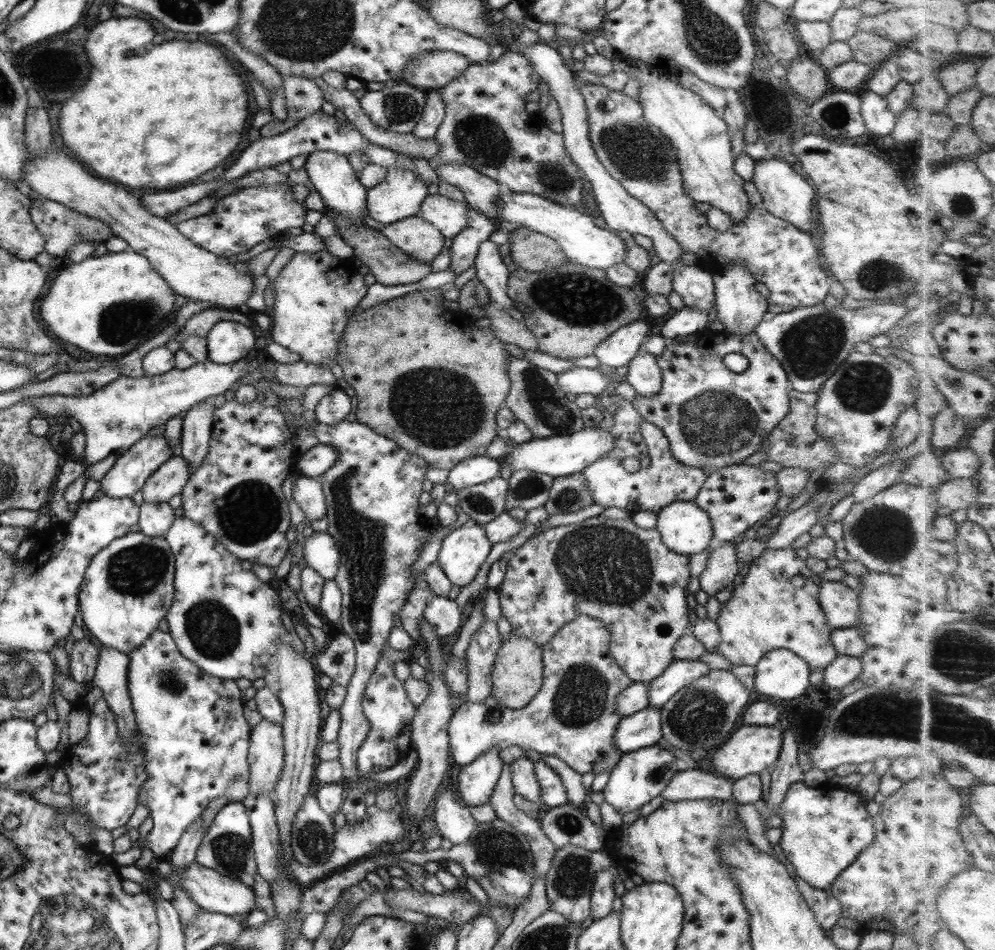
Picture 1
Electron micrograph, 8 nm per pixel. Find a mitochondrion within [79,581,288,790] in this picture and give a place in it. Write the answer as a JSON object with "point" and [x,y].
{"point":[215,632]}

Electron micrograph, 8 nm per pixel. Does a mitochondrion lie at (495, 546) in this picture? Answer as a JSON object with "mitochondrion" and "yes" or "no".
{"mitochondrion":"no"}

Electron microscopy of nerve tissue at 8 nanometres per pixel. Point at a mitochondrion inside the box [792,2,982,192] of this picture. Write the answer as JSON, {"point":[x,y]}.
{"point":[834,114]}

